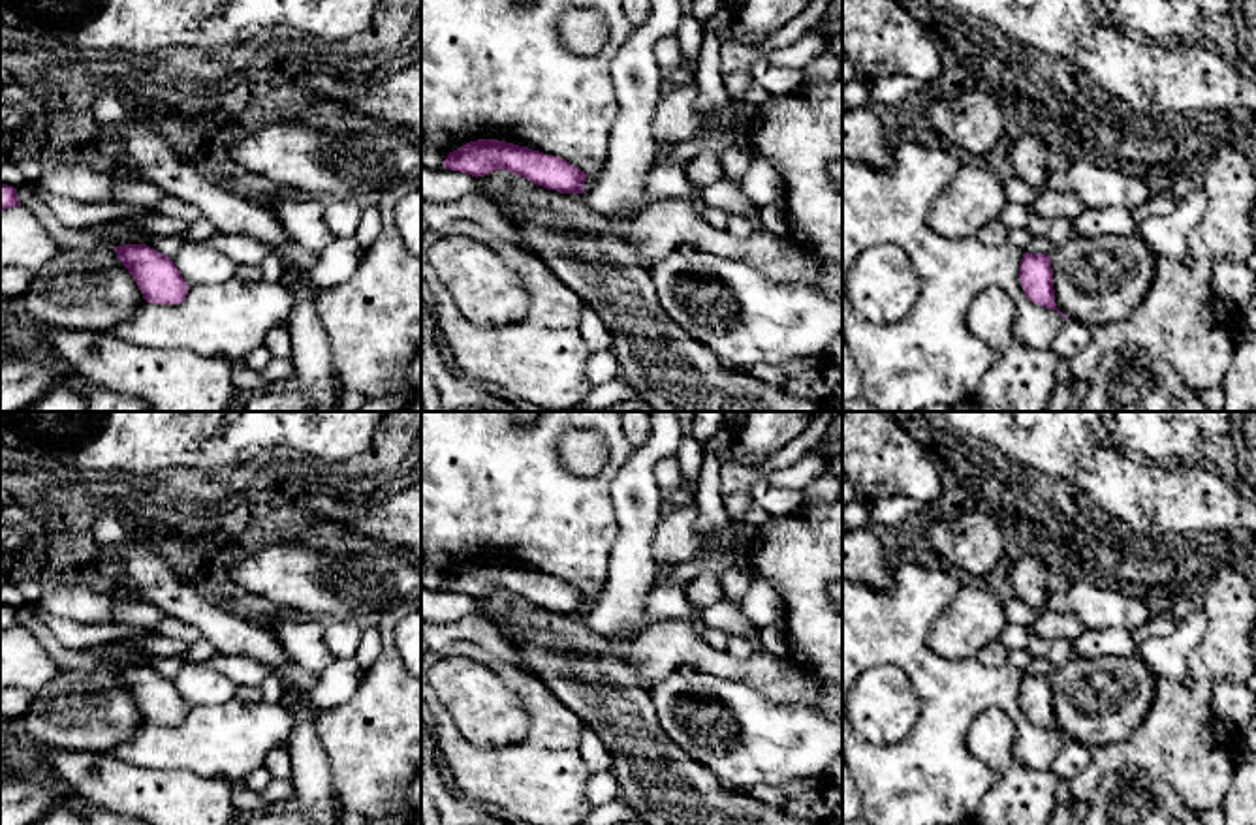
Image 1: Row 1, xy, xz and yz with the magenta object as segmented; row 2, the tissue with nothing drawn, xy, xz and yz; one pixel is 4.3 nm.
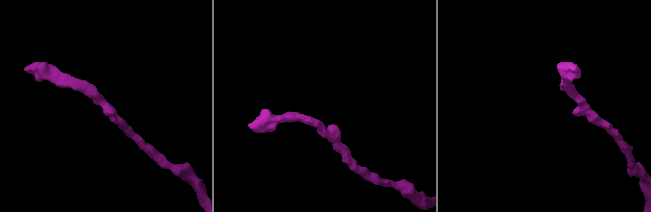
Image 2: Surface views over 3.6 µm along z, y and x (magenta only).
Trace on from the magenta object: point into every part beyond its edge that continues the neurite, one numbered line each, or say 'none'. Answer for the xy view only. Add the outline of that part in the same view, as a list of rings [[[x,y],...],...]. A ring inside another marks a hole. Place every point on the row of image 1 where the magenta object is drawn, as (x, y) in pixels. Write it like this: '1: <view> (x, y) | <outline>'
none

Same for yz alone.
none

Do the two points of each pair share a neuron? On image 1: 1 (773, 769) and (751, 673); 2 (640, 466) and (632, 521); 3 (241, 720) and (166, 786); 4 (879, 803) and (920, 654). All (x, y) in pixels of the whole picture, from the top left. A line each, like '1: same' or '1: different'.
1: different
2: same
3: different
4: same

